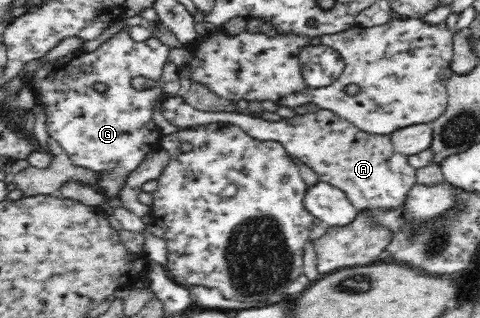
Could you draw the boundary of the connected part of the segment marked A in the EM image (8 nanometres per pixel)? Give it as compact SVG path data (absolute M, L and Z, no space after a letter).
M178 95L164 97L160 109L167 121L182 126L182 129L202 124L232 123L256 140L280 143L291 157L300 159L317 173L320 182L343 191L357 210L397 209L401 207L408 190L417 182L415 167L408 165L407 156L395 150L390 136L362 131L348 120L324 109L306 115L296 114L292 119L270 121L247 114L199 111L188 105L184 96Z

